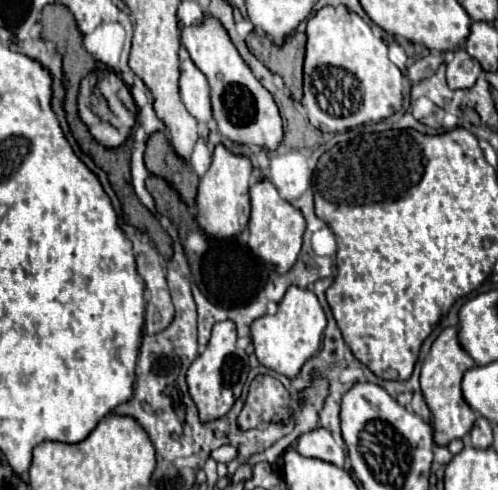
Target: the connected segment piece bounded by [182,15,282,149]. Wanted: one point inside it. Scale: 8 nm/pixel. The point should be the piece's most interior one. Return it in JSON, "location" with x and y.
{"location":[246,113]}

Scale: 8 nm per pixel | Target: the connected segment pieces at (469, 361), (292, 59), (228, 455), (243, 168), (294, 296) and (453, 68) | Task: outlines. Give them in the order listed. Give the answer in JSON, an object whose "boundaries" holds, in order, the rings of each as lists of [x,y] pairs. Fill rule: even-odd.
{"boundaries":[[[[446,327],[440,337],[434,341],[420,373],[420,387],[424,401],[432,413],[432,429],[434,429],[434,441],[438,445],[448,445],[452,439],[462,439],[474,425],[476,413],[472,407],[464,401],[462,397],[462,375],[472,369],[476,363],[474,359],[464,351],[458,339],[458,329],[456,327]]],[[[294,33],[290,35],[284,45],[272,43],[268,37],[258,37],[248,43],[254,55],[272,71],[278,73],[286,87],[292,91],[292,97],[296,101],[302,99],[302,63],[304,63],[304,47],[306,47],[306,35]]],[[[222,445],[222,447],[214,449],[214,451],[210,453],[210,457],[212,457],[214,461],[224,461],[224,463],[228,463],[228,461],[232,461],[232,459],[236,457],[236,449],[234,449],[232,445]]],[[[222,143],[214,149],[214,159],[206,175],[200,179],[198,187],[198,223],[206,231],[206,235],[216,239],[228,239],[238,235],[250,219],[250,175],[252,175],[252,163],[246,155],[236,155]]],[[[290,285],[284,299],[278,303],[274,315],[264,315],[252,323],[252,343],[258,361],[286,377],[296,377],[306,359],[310,359],[318,347],[326,327],[326,315],[318,303],[318,297],[302,287]]],[[[458,49],[450,55],[446,77],[452,89],[468,89],[470,85],[476,83],[480,73],[482,73],[482,67],[464,49]]]]}

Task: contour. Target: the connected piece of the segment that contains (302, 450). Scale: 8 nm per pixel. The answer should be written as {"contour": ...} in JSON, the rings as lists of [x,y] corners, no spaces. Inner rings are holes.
{"contour":[[[322,427],[300,435],[296,449],[304,457],[316,457],[316,459],[328,461],[328,463],[332,463],[336,467],[342,467],[344,461],[346,461],[344,447],[340,447],[334,441],[332,433],[328,429],[322,429]]]}

